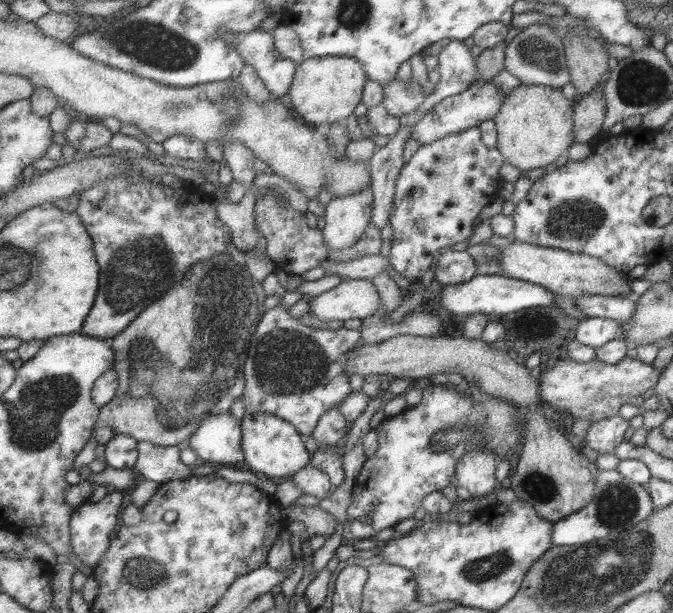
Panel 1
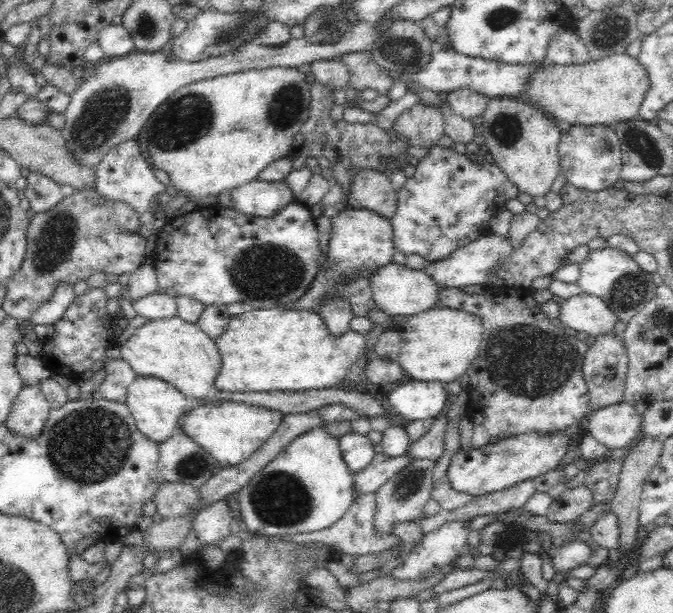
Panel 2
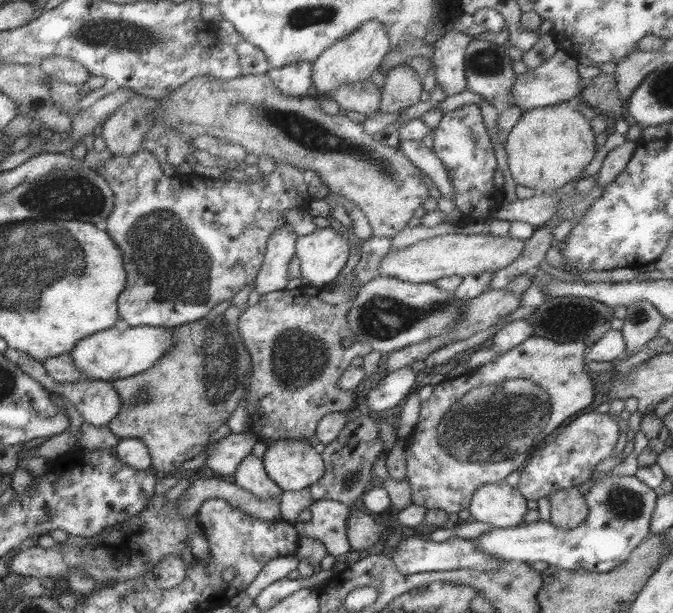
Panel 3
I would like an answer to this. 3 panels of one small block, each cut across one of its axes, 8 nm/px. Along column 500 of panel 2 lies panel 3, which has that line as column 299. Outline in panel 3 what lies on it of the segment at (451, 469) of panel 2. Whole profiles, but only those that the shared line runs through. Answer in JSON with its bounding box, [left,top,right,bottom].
[262,439,323,491]

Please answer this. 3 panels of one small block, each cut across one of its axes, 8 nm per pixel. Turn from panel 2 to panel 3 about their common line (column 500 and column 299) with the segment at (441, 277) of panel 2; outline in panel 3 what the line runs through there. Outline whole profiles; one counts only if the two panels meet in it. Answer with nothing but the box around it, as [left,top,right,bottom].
[294,227,349,287]

